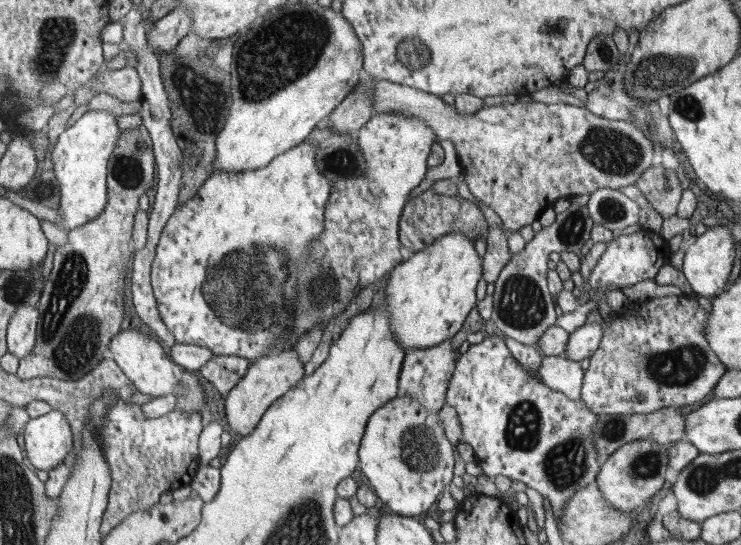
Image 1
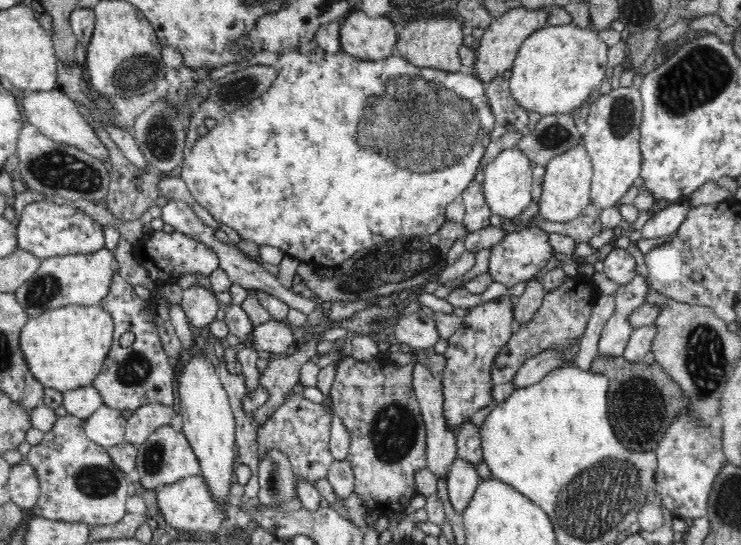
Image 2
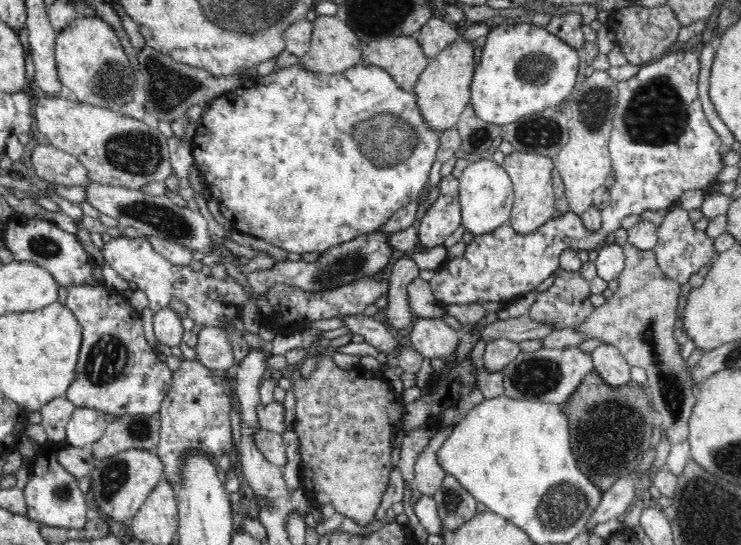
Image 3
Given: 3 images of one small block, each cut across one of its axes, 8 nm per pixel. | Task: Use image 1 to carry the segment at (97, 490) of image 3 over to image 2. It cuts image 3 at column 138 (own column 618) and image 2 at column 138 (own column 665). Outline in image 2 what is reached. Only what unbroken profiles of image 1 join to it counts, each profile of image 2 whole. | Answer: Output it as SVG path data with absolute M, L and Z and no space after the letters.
M171 425L157 428L148 438L139 445L134 446L137 450L136 466L140 478L140 484L146 490L158 490L168 484L175 484L187 476L201 474L198 459L182 431L176 431Z

